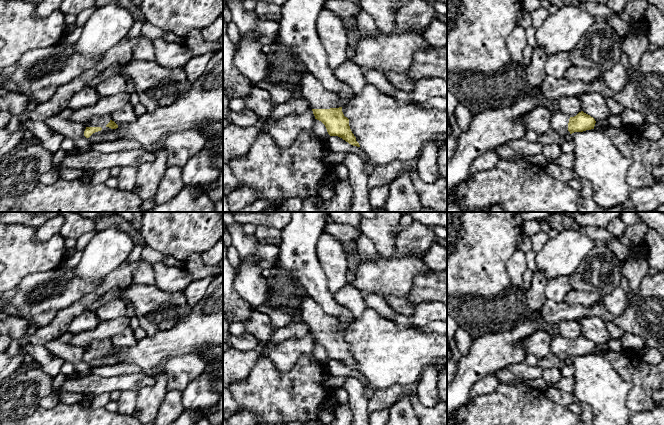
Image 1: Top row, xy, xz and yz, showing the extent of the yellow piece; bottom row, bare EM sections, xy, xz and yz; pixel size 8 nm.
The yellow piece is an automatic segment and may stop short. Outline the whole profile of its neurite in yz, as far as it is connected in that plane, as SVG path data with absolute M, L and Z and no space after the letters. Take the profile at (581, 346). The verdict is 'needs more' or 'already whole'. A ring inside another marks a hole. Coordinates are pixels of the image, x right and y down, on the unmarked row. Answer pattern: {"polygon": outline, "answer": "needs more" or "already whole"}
{"polygon": "M558 334L551 342L549 353L538 360L537 366L543 370L553 367L561 370L571 363L572 357L594 353L595 347L595 343L583 335L569 341Z", "answer": "needs more"}

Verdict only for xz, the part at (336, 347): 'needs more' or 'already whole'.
needs more

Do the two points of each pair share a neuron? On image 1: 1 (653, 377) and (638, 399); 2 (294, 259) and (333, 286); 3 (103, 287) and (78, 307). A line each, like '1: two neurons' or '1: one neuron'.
1: one neuron
2: two neurons
3: one neuron

